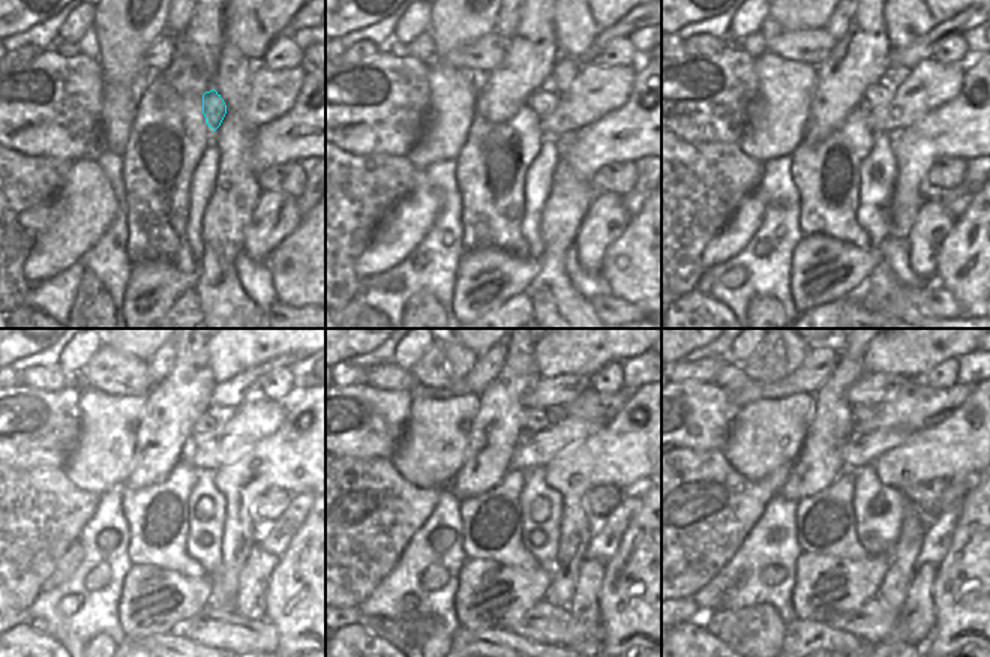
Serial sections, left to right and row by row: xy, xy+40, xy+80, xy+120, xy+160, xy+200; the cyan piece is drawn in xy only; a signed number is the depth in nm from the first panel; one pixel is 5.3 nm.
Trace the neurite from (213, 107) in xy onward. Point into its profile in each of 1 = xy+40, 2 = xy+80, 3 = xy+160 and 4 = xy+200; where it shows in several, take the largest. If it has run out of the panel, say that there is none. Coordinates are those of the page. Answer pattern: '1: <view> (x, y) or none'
1: xy+40 (543, 101)
2: xy+80 (878, 95)
3: xy+160 (534, 420)
4: xy+200 (863, 413)

